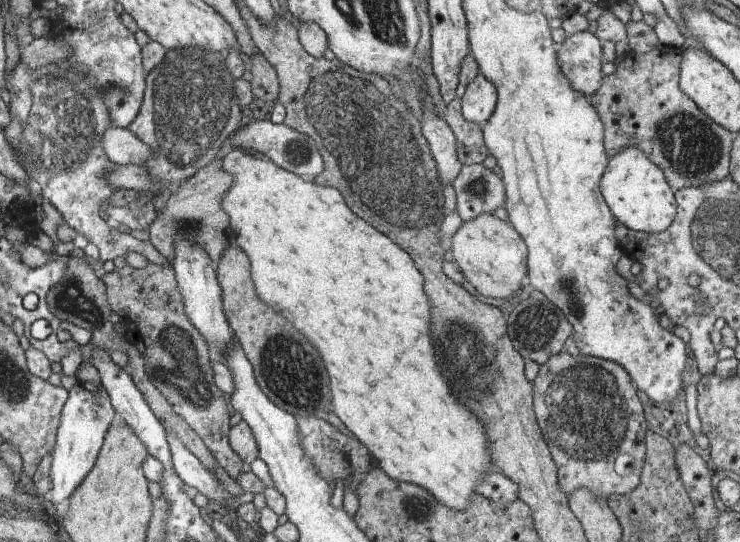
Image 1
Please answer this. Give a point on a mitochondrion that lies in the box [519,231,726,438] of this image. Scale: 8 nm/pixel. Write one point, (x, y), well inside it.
(576, 306)

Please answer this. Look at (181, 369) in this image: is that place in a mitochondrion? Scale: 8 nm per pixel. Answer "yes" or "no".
yes

